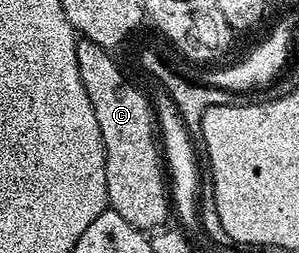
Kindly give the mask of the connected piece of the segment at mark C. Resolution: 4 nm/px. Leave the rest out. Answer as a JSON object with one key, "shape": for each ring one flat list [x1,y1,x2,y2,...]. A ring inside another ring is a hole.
{"shape":[[78,40,77,50,75,51,75,59,79,63,79,79,83,79,83,91,87,91,87,99,91,99,91,107,95,111,95,119,99,123,99,131,103,135,103,147,105,148,105,170,107,171,107,199,109,200,108,208,114,209,119,215,123,215,123,219,127,219,127,223,131,223,135,228,142,231,157,231,166,224,165,221,169,217,169,205,171,209,171,193,167,188,167,169,163,164,163,149,159,144,159,133,155,128,155,109,149,106,149,101,125,78,125,73,119,66,113,62,114,54,110,50,99,47,99,43,91,43,90,41]]}

